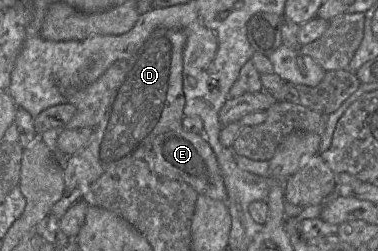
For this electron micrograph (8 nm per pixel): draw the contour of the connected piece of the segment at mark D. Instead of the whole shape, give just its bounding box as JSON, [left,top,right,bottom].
[48,28,185,222]

